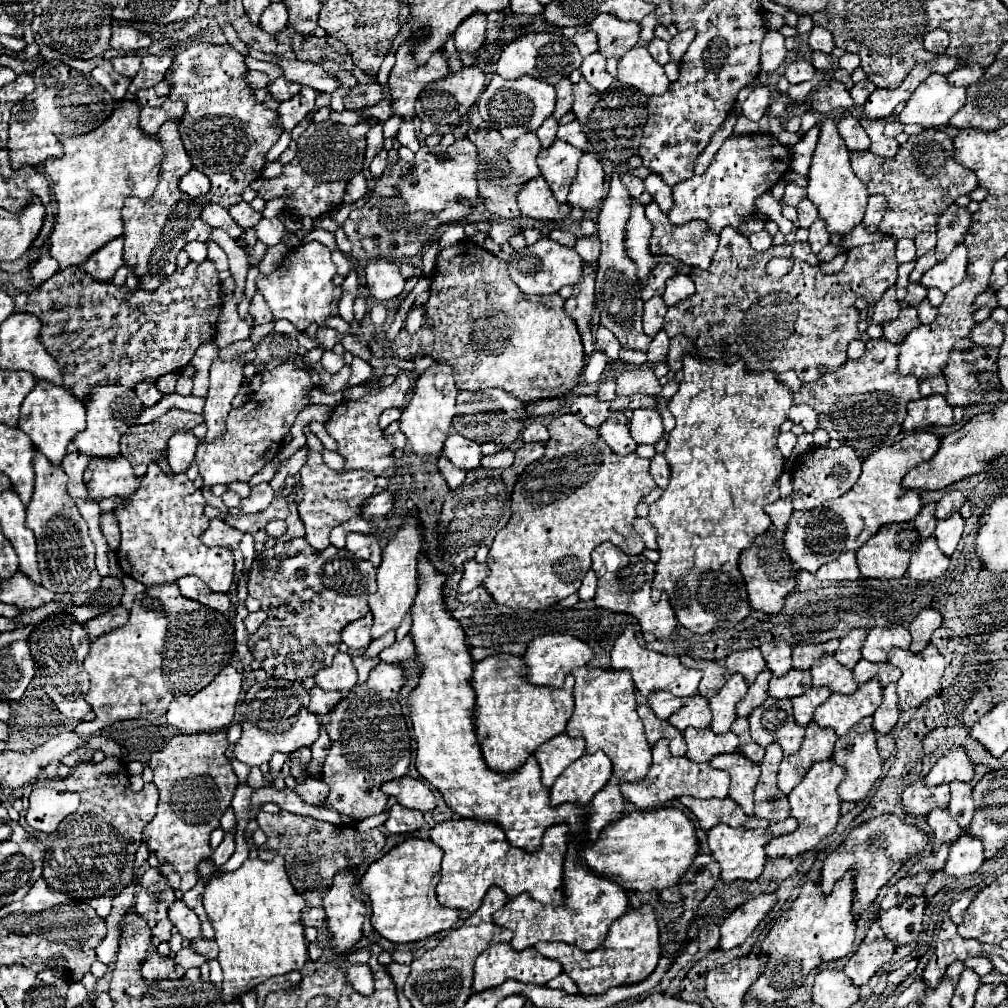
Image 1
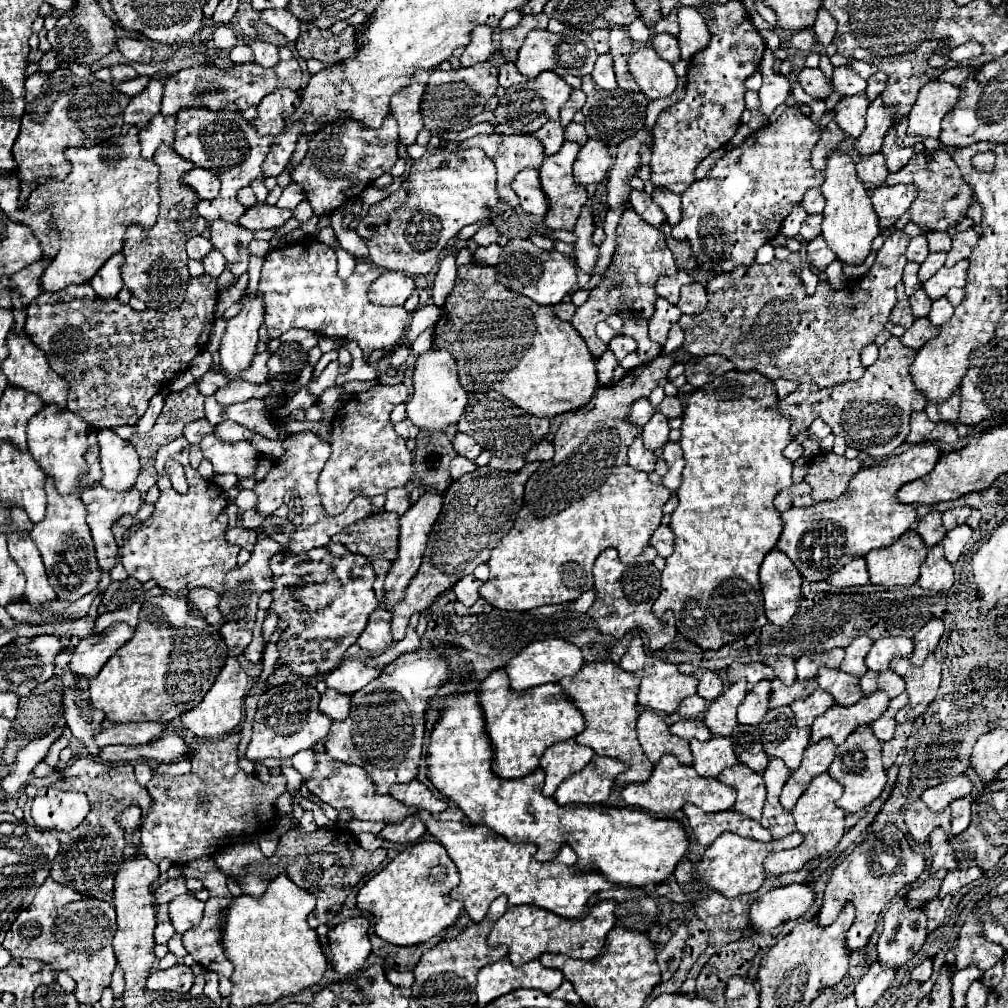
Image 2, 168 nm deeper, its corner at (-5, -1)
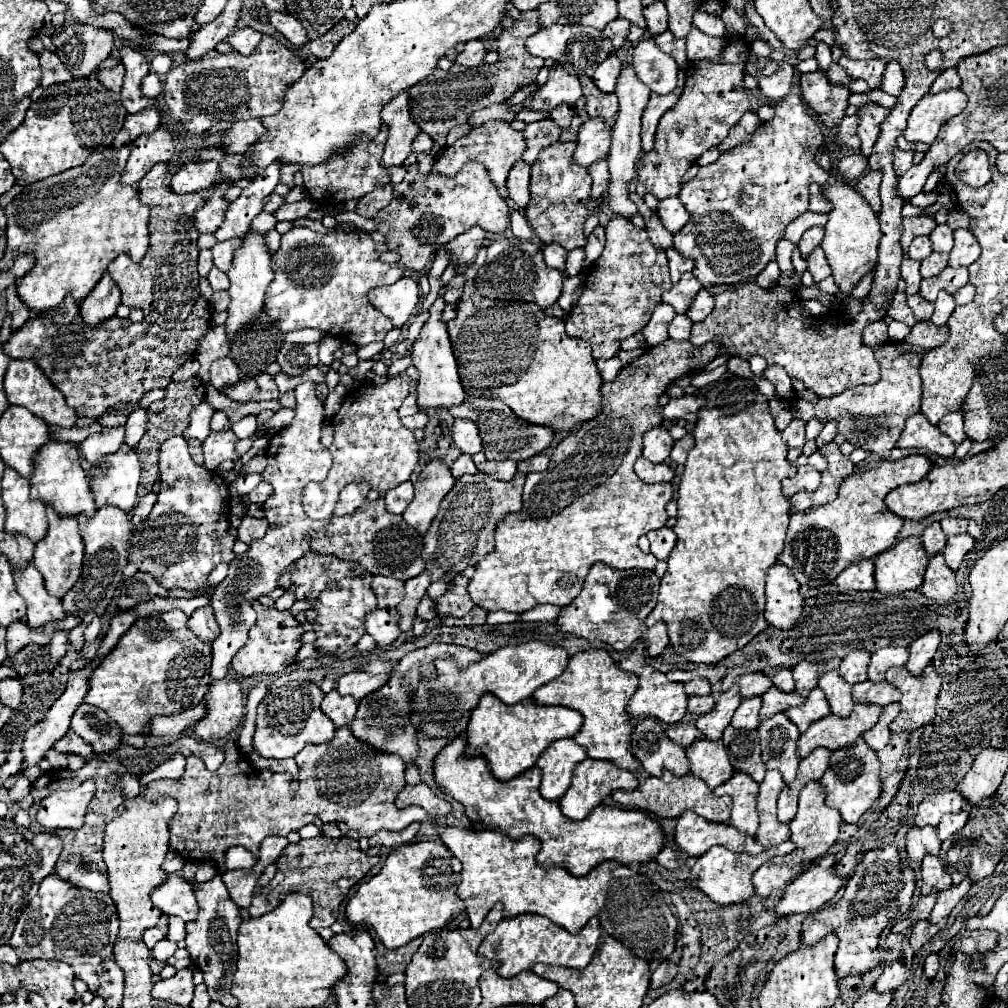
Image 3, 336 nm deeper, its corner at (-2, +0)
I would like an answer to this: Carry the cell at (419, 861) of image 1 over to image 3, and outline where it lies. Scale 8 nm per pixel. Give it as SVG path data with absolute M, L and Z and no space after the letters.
M418 842L418 844L406 844L392 850L386 858L386 864L382 870L372 876L368 882L364 882L358 892L350 898L346 906L346 918L350 924L366 924L372 926L378 934L380 942L388 950L396 950L414 938L422 936L424 932L444 928L450 920L454 920L460 912L464 912L464 902L458 898L456 888L460 884L460 874L456 870L462 870L462 864L448 852L448 848L442 842Z

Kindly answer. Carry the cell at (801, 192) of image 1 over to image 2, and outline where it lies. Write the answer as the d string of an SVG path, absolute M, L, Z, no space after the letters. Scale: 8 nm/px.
M809 189L809 191L803 195L801 205L805 207L807 213L823 213L823 205L825 205L825 201L823 201L821 191L819 191L819 189Z

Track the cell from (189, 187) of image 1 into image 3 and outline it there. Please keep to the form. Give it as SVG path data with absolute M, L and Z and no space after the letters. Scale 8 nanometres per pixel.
M214 160L210 162L186 162L182 164L172 180L170 180L170 190L176 194L190 194L190 192L200 192L210 186L214 186L218 172L218 164Z

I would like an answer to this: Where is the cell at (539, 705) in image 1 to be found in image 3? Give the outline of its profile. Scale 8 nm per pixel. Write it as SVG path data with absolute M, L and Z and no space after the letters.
M484 694L478 702L478 706L472 710L470 722L468 722L468 734L466 734L466 756L482 756L488 760L490 772L498 780L512 780L524 770L532 768L540 754L554 742L562 738L574 738L574 734L582 728L582 714L566 708L566 706L538 706L530 698L522 700L518 704L504 704L492 694Z

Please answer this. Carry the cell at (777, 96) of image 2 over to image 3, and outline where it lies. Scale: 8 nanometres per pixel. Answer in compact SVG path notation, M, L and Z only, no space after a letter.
M750 55L745 66L745 73L758 80L760 90L774 102L790 94L792 86L792 64L788 62L768 62L762 70L756 66L757 57Z

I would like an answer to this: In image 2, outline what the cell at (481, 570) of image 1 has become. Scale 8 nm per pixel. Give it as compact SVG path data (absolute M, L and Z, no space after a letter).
M465 575L453 587L453 591L457 595L457 601L461 601L467 607L471 607L479 599L479 587L481 585L483 585L483 581L479 581L475 575Z

